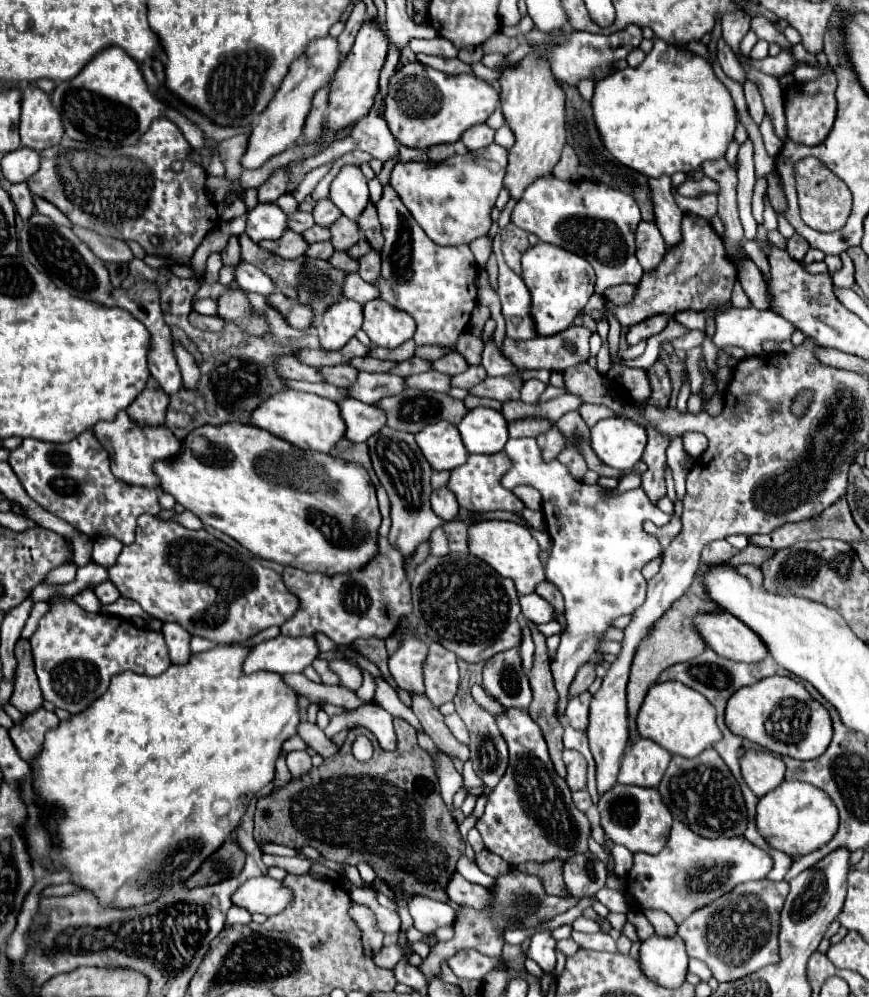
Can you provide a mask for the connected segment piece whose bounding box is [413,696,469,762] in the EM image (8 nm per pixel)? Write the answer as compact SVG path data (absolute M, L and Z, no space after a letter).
M413 696L413 712L415 716L421 720L423 730L433 738L433 742L437 744L437 748L441 752L449 752L459 756L463 762L469 760L469 748L459 744L453 734L449 732L449 728L443 722L443 714L439 712L439 708L435 708L427 696Z

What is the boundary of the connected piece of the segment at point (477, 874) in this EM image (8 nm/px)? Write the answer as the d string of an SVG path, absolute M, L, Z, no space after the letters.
M461 854L461 860L459 860L459 864L457 864L457 872L463 874L467 880L477 882L477 884L481 884L481 886L485 886L485 888L491 888L491 886L495 884L495 878L485 876L485 874L477 868L477 864L475 864L469 856L465 856L465 854Z

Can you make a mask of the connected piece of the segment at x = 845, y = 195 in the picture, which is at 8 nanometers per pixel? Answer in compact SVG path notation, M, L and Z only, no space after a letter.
M807 157L797 162L795 180L797 180L801 218L805 220L807 226L819 232L835 232L847 222L851 214L851 192L820 160Z

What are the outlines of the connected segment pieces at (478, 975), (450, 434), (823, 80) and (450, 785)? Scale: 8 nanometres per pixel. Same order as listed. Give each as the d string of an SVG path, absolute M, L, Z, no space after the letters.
M461 950L449 958L451 970L459 978L467 978L467 980L483 980L483 976L493 968L497 968L501 962L503 962L501 956L489 958L485 954L479 954L477 950Z
M441 420L425 426L415 434L415 440L433 470L455 470L467 462L469 452L461 442L457 426L449 422Z
M835 72L821 74L815 80L783 88L783 102L785 102L785 116L789 124L789 138L797 144L805 146L817 146L821 144L827 134L831 132L831 126L835 122L835 110L837 110L837 100L835 100L835 90L837 90L837 76Z
M439 754L437 760L433 762L433 766L435 766L435 772L437 772L437 776L439 776L443 802L445 802L445 806L447 806L449 814L453 816L453 810L455 810L455 808L453 808L453 796L455 796L455 792L463 786L463 778L461 778L461 774L453 768L451 760L449 760L445 754Z

